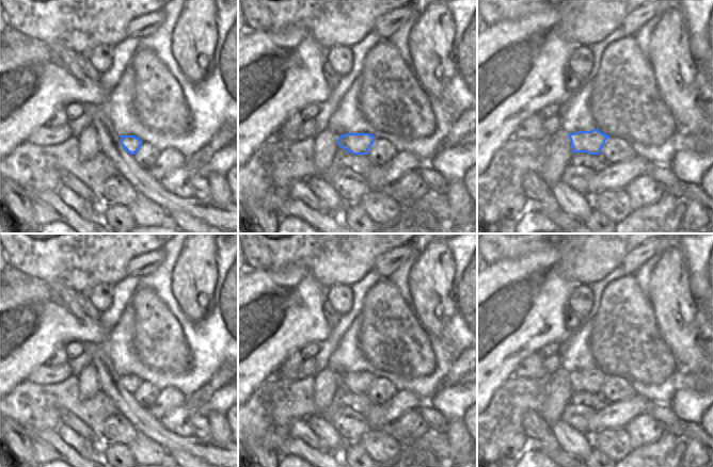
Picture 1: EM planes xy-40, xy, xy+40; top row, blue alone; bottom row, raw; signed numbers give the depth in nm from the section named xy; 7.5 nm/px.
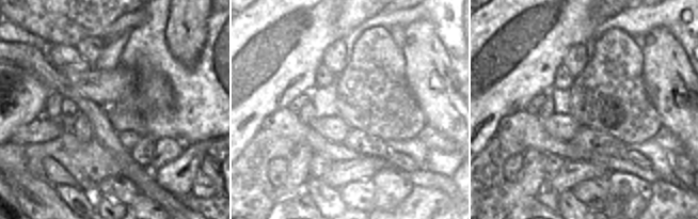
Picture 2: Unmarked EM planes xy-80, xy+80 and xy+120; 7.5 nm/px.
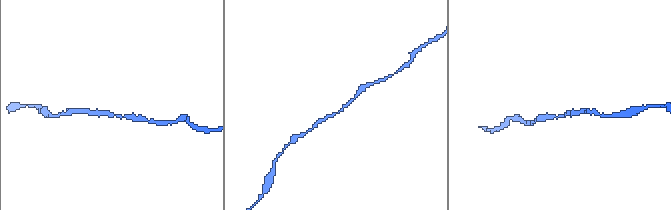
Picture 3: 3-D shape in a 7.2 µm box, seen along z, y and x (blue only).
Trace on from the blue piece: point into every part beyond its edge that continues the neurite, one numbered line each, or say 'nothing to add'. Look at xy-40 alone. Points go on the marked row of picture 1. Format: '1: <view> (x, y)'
nothing to add

